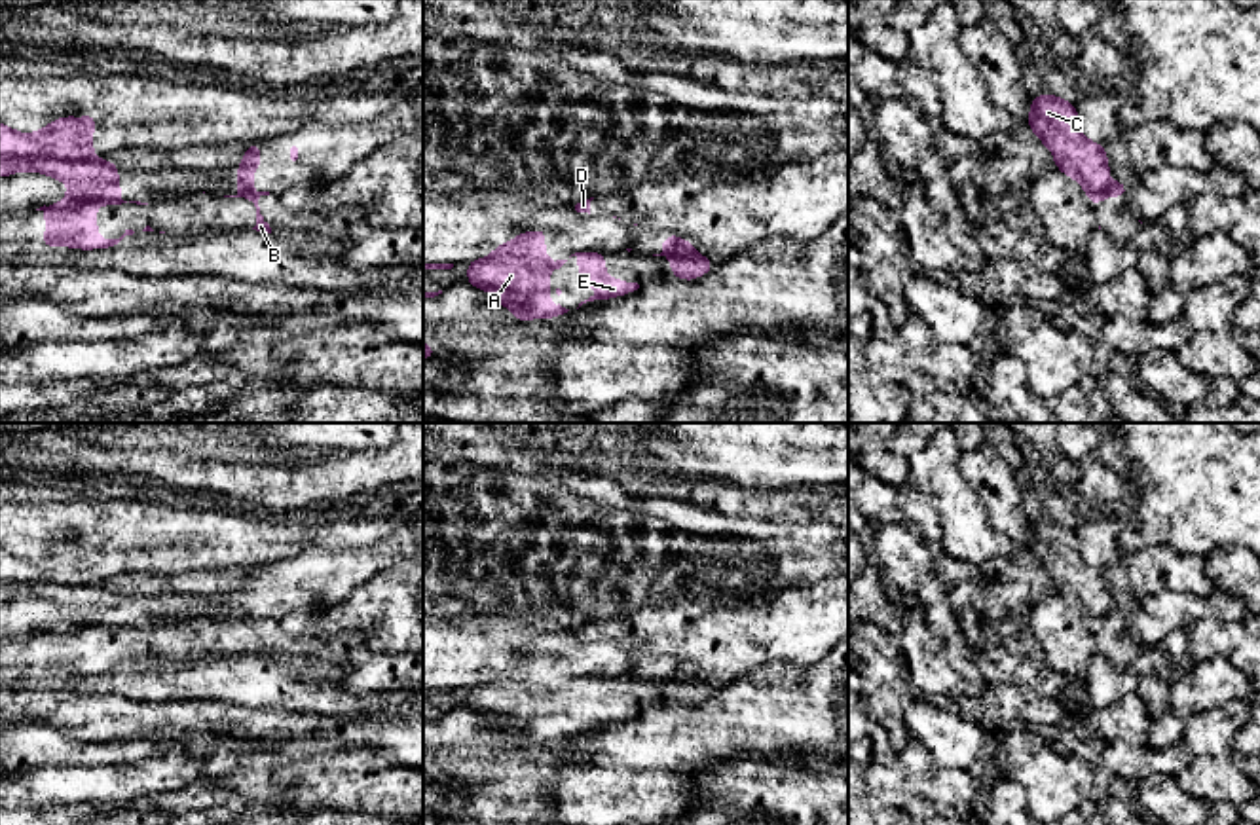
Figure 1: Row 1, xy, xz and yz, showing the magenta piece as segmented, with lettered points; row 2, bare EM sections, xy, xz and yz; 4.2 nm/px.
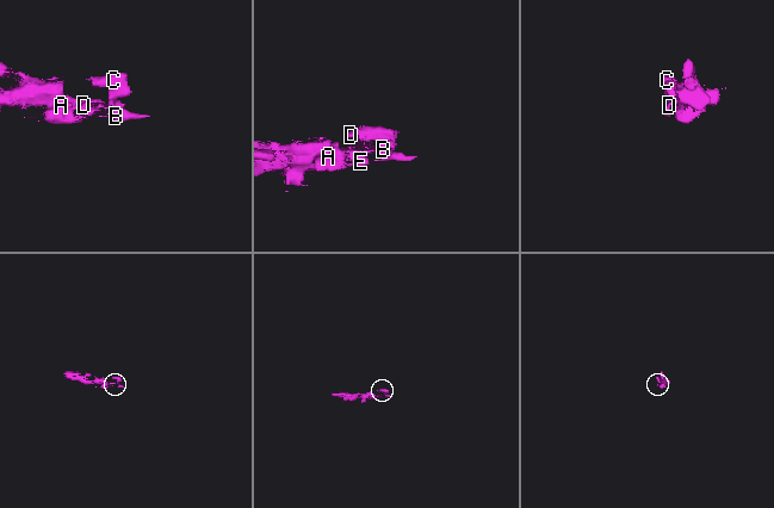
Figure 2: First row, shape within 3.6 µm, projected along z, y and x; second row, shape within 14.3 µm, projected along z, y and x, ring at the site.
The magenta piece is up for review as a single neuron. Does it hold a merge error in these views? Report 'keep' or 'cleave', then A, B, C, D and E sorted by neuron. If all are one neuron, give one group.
cleave; A B D E / C

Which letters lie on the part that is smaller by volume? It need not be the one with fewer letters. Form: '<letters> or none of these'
C

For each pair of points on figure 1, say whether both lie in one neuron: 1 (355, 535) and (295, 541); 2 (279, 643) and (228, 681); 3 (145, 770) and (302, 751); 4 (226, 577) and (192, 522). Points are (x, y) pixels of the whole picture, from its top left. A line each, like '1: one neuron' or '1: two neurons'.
1: one neuron
2: two neurons
3: one neuron
4: two neurons

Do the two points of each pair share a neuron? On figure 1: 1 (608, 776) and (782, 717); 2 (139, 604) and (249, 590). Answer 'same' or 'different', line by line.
1: same
2: same

